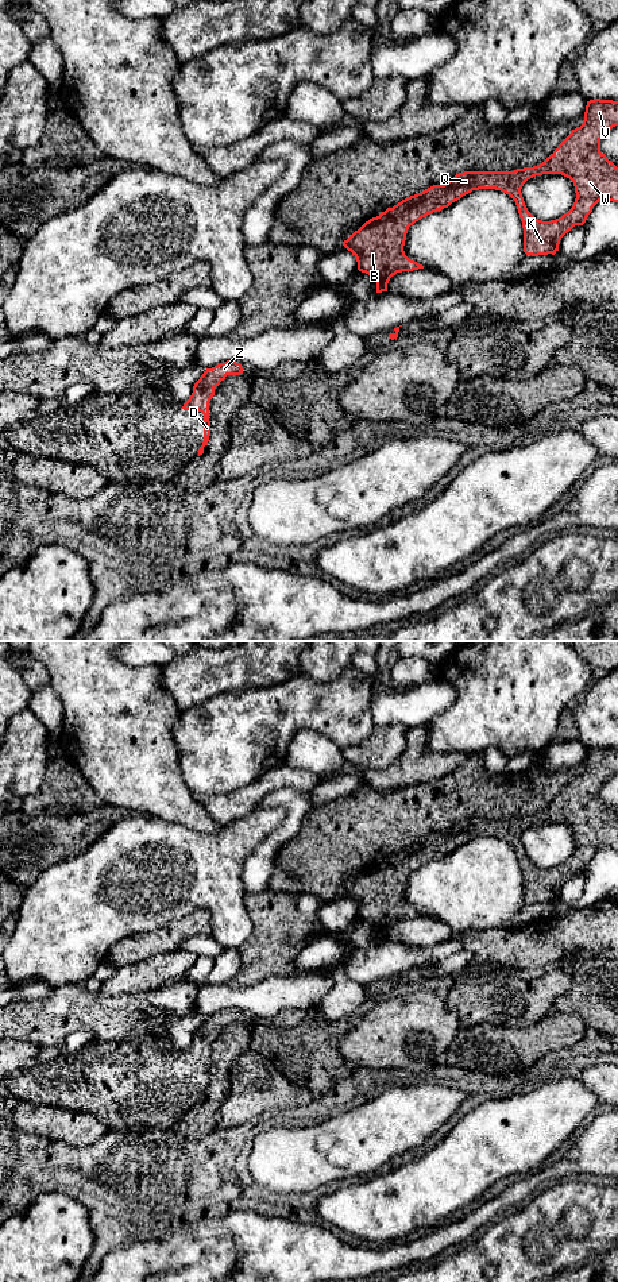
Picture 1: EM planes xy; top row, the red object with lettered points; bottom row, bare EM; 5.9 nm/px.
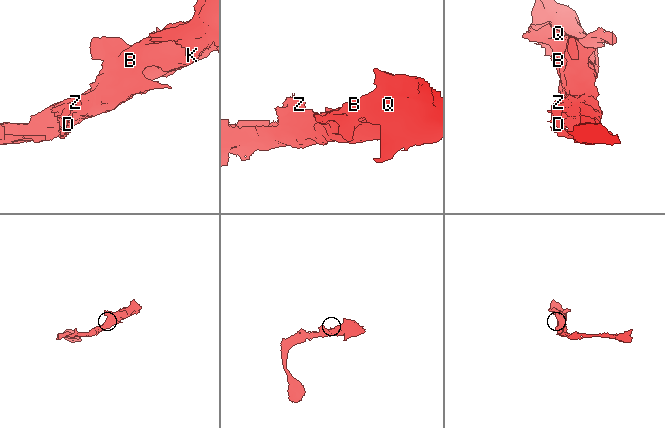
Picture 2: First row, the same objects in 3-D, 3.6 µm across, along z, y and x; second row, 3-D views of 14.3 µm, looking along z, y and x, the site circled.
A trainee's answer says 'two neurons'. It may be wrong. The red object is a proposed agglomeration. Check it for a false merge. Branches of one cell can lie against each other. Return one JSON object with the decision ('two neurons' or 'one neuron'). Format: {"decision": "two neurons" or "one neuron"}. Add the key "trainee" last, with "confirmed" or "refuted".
{"decision": "one neuron", "trainee": "refuted"}

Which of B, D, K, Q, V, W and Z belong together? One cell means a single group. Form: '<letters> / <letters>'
B D K Q V W Z

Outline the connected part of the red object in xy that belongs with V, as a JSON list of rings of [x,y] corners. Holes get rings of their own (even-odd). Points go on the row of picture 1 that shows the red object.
[[[590,100],[583,124],[572,130],[542,163],[514,171],[459,173],[444,185],[433,185],[406,197],[370,219],[343,246],[356,258],[358,270],[375,279],[376,293],[387,291],[387,283],[397,273],[424,269],[403,251],[410,225],[448,208],[472,190],[495,189],[515,201],[524,228],[524,252],[532,256],[555,255],[561,238],[575,225],[583,225],[599,201],[618,202],[618,167],[600,152],[602,136],[615,126],[618,101]],[[542,174],[569,178],[576,193],[572,208],[551,221],[536,219],[521,193],[528,179]]]

